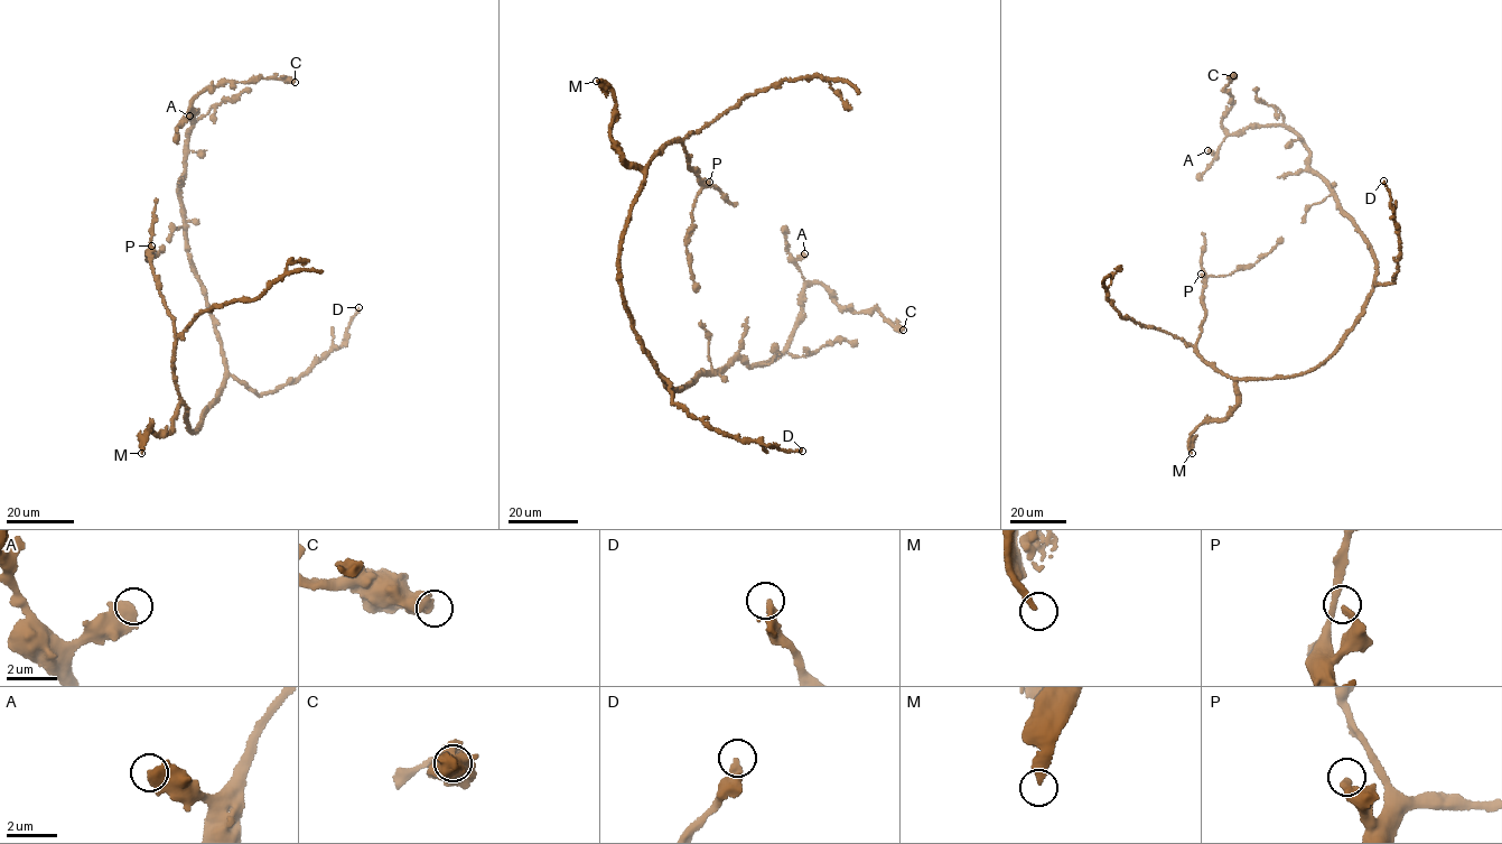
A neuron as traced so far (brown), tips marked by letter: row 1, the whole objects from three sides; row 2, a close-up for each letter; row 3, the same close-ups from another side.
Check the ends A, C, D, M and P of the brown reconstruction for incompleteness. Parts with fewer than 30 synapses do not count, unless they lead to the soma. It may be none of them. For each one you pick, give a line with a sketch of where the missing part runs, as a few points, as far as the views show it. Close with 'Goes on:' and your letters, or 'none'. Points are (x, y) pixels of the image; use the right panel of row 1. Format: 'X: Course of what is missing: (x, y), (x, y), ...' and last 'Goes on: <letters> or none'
Goes on: none

